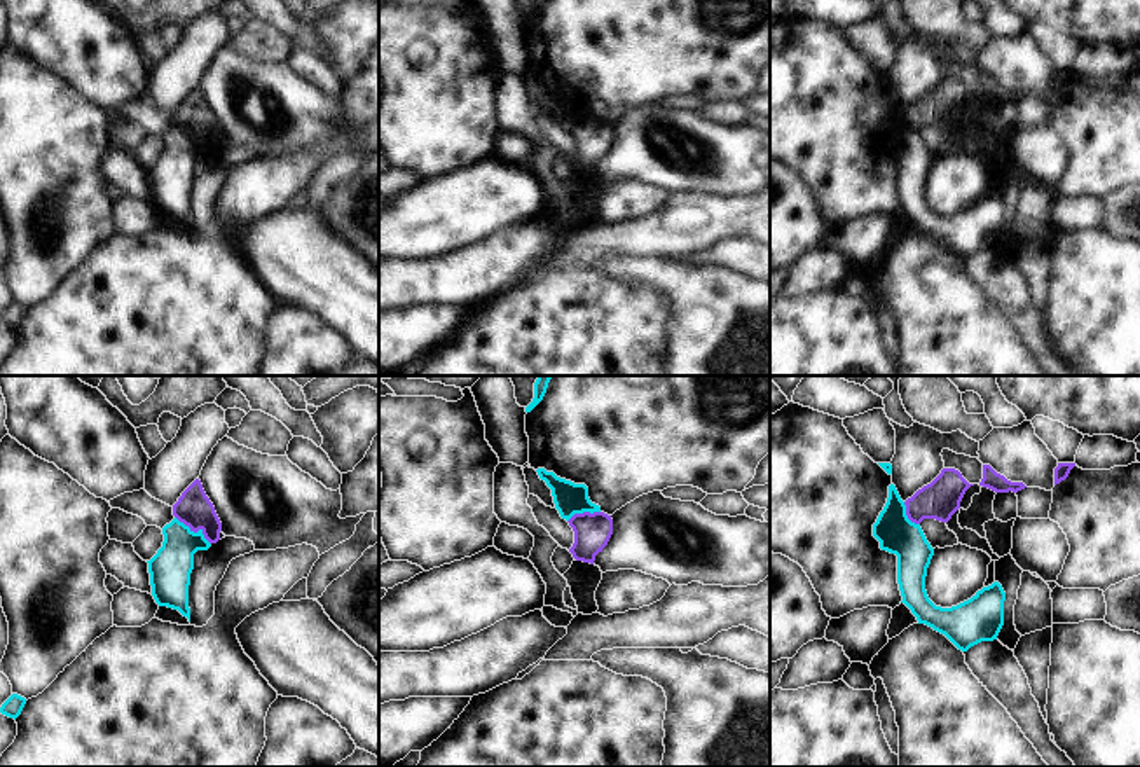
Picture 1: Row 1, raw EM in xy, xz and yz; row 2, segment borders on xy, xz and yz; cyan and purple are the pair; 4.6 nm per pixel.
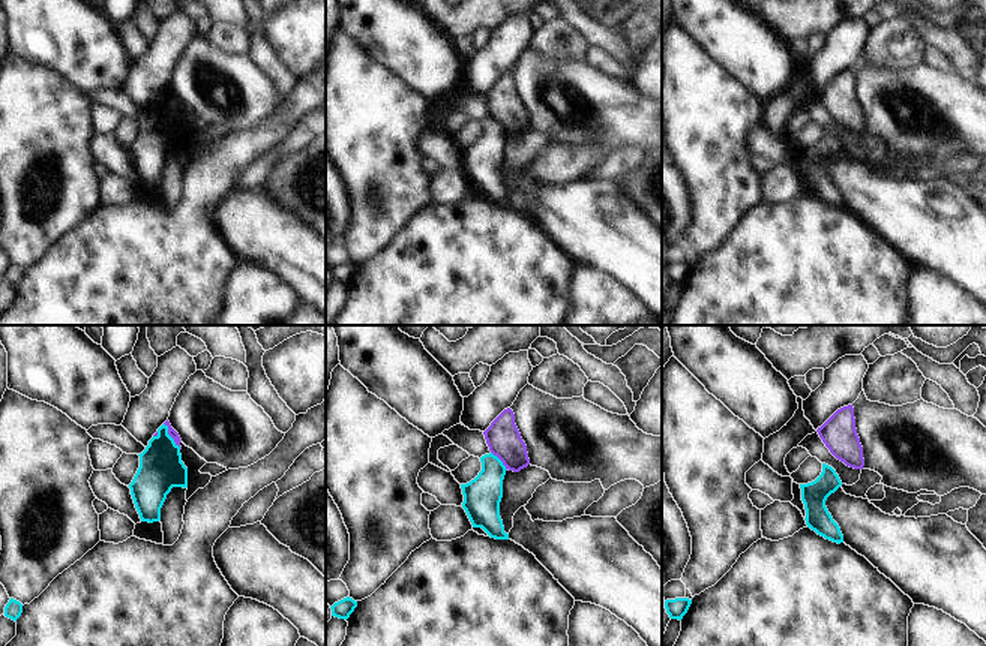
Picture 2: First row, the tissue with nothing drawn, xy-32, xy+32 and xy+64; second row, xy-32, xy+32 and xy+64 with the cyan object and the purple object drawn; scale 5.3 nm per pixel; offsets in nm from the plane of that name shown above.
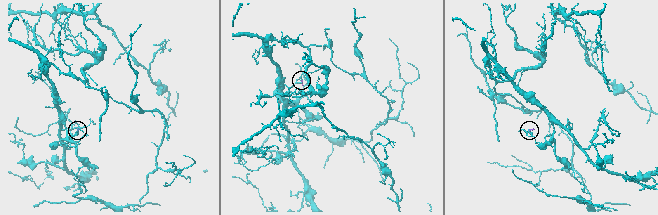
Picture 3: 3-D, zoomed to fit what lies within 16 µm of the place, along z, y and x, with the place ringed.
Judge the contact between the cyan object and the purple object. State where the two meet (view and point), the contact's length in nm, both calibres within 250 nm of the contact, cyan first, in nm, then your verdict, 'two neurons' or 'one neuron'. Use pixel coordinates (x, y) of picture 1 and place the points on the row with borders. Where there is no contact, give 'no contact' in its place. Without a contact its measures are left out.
contact xy (192, 532); length 220 nm; calibres 190 and 160 nm; two neurons

